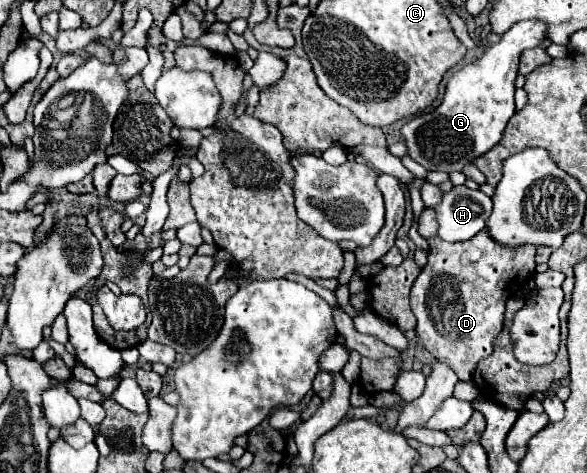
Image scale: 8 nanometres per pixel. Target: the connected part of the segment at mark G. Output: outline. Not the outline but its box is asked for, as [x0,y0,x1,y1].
[402,22,546,172]

